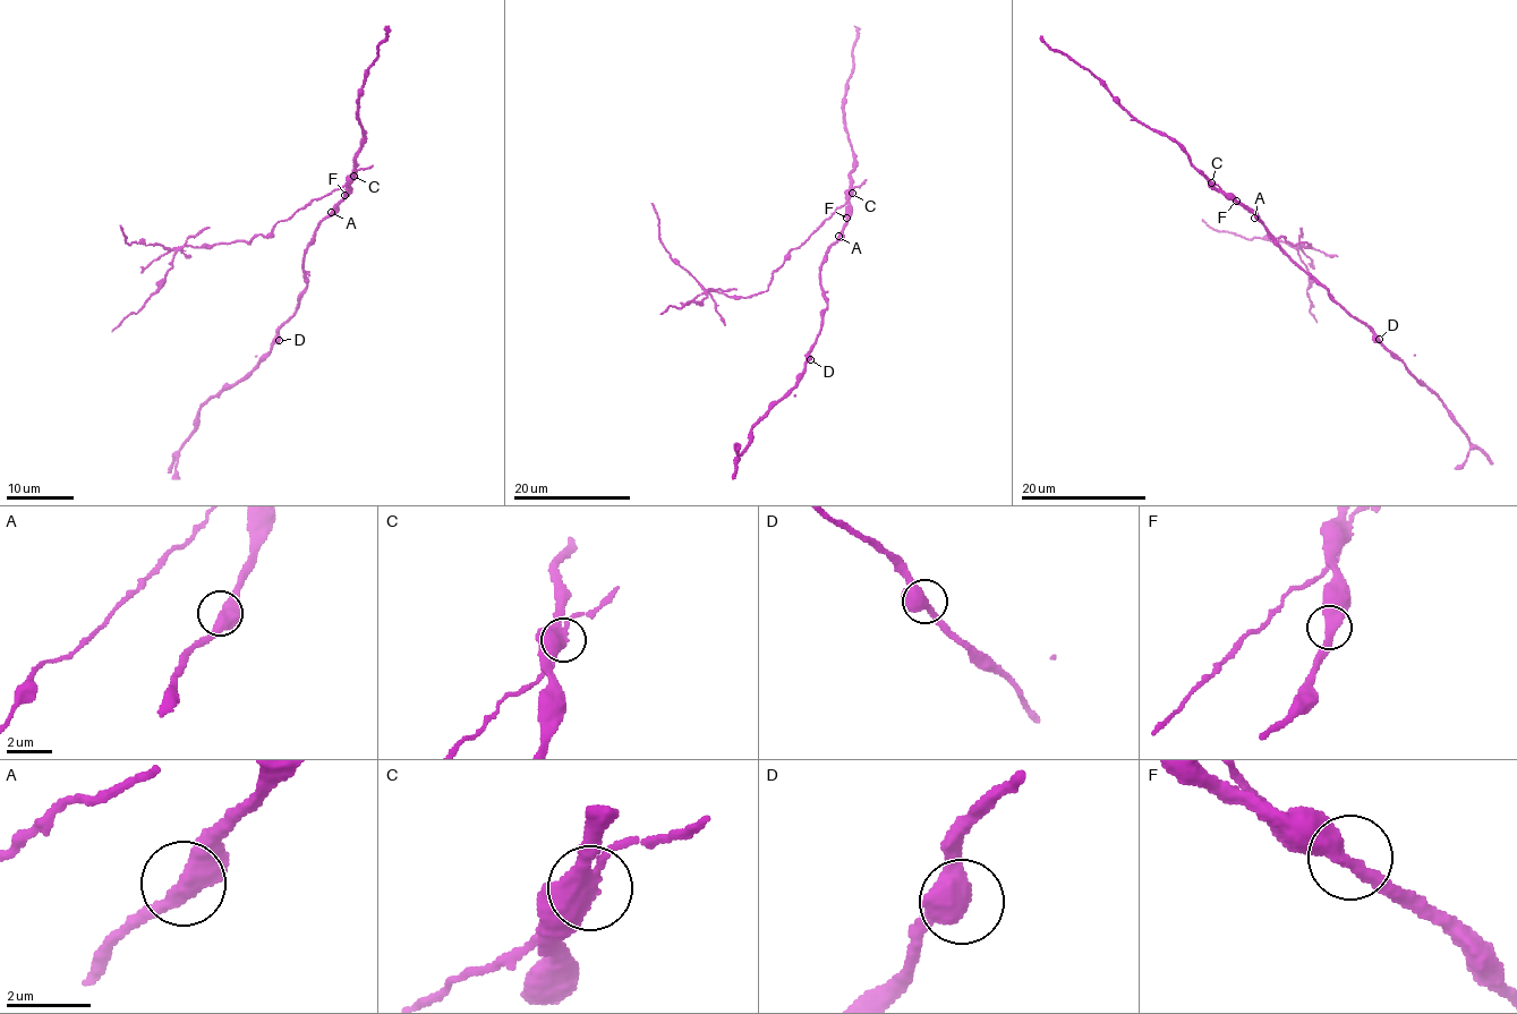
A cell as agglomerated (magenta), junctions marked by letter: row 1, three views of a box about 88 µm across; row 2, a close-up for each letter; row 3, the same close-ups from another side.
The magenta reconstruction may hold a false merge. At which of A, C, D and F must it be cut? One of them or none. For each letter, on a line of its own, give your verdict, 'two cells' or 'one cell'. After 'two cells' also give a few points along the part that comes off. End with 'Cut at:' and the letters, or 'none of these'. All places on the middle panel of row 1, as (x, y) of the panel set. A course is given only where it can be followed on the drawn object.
A: one cell
C: two cells | (851, 194), (794, 248), (772, 275), (767, 290), (741, 298), (706, 289), (671, 256), (659, 239), (652, 203)
D: one cell
F: one cell
Cut at: C

